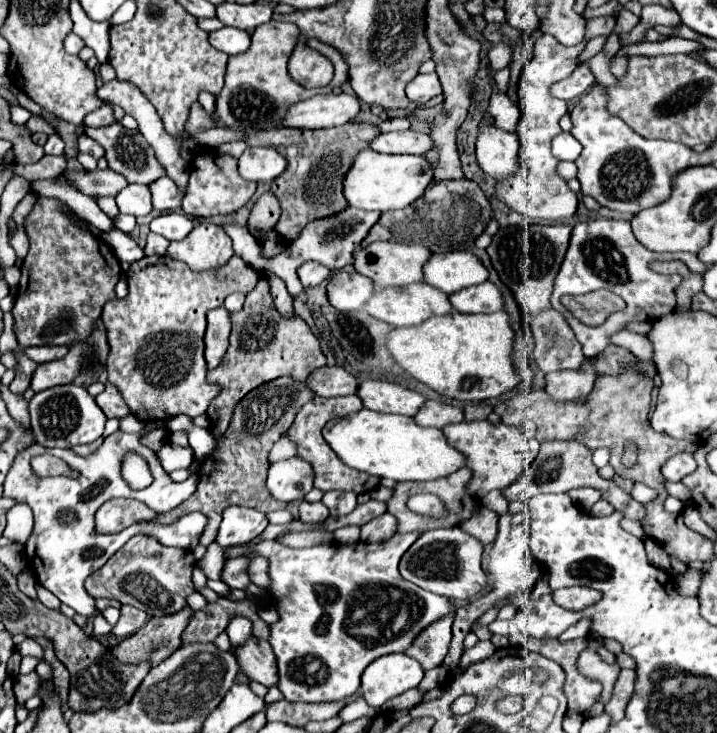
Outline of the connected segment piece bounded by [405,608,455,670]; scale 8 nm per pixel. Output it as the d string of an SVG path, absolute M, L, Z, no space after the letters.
M455 608L447 616L435 620L425 630L421 630L421 634L417 634L413 644L405 650L407 656L417 658L423 670L437 668L443 664L443 658L447 656L449 642L451 642L453 616L455 616Z

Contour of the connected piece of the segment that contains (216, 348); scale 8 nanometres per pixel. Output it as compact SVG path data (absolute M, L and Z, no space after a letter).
M223 306L209 310L205 334L205 360L209 370L213 370L221 362L225 350L229 348L229 332L231 332L231 314Z

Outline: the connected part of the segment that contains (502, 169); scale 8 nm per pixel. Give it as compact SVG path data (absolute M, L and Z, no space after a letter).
M487 122L479 124L477 160L489 176L493 178L509 176L513 170L517 170L519 166L517 150L519 150L519 138L515 132L507 132Z

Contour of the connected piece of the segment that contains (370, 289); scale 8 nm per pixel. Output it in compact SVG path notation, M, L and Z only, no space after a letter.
M339 270L329 278L327 294L329 302L341 312L361 310L363 304L375 294L375 284L359 272Z

